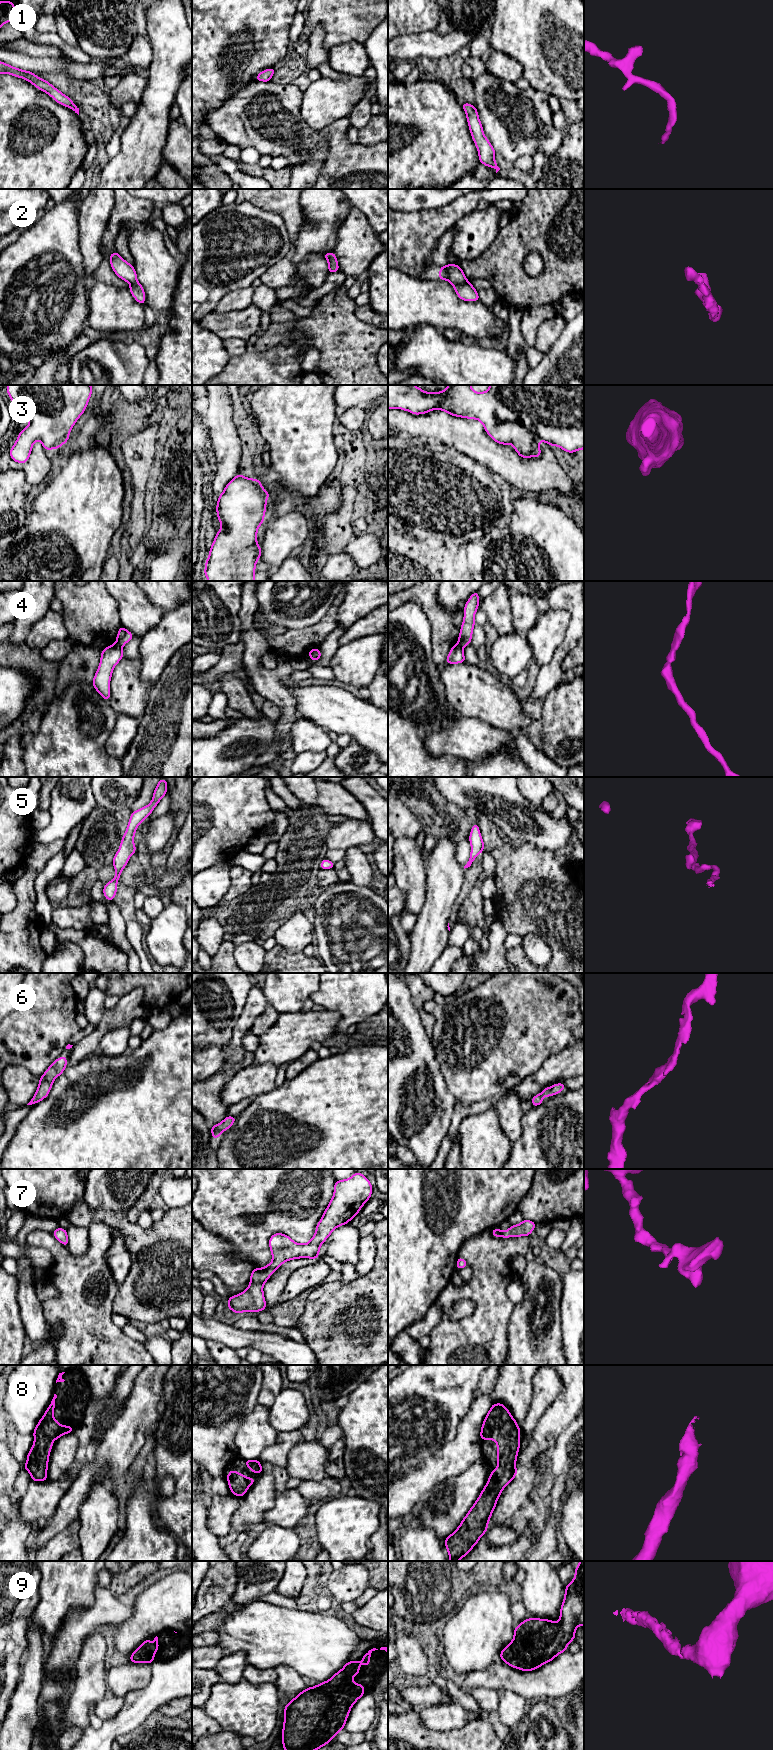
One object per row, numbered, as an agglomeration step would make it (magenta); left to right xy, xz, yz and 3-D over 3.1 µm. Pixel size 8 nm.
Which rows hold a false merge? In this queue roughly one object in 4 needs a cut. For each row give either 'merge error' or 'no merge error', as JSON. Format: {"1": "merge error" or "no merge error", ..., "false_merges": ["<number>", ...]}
{"1": "no merge error", "2": "no merge error", "3": "no merge error", "4": "merge error", "5": "no merge error", "6": "no merge error", "7": "no merge error", "8": "no merge error", "9": "no merge error", "false_merges": ["4"]}

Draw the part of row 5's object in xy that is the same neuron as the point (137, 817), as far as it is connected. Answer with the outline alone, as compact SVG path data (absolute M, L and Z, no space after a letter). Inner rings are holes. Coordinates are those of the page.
M160 779L154 790L152 801L147 806L131 813L131 817L126 832L122 837L119 850L113 858L113 866L116 871L116 875L109 883L104 885L103 888L103 894L107 900L113 901L117 892L117 881L120 879L121 872L127 865L130 856L136 853L134 835L138 825L152 813L153 809L166 795L166 793L167 780Z

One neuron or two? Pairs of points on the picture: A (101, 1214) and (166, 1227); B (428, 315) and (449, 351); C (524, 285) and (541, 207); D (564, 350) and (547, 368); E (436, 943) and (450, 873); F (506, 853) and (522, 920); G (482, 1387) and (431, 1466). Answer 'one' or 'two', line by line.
A: one
B: two
C: one
D: one
E: one
F: one
G: one

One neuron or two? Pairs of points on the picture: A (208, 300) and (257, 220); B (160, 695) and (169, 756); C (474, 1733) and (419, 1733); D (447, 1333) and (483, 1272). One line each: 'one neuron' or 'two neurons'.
A: one neuron
B: one neuron
C: one neuron
D: one neuron

